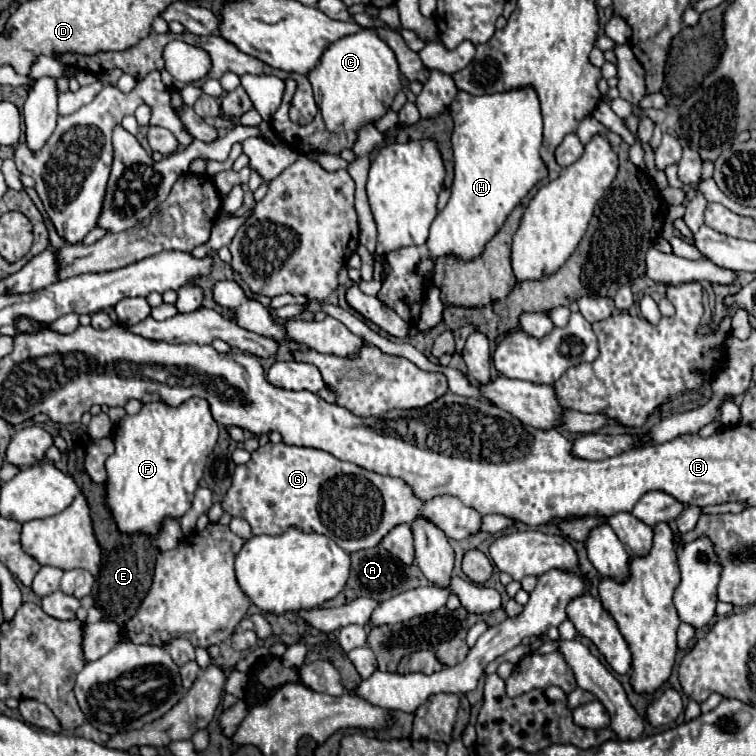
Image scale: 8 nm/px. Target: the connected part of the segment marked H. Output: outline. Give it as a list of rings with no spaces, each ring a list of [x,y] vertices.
[[[531,86],[483,96],[457,92],[449,108],[455,122],[451,136],[455,162],[451,198],[431,224],[431,234],[423,246],[399,248],[385,256],[391,264],[391,274],[383,280],[379,300],[411,326],[419,322],[421,304],[425,300],[423,292],[427,290],[427,272],[433,270],[435,258],[455,254],[463,256],[463,260],[471,260],[479,256],[487,240],[503,226],[509,212],[535,182],[547,176],[547,168],[539,156],[543,120],[537,92]]]

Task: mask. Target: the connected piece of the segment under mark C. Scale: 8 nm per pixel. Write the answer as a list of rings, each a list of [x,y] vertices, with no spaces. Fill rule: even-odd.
[[[375,24],[361,28],[359,32],[343,36],[337,42],[329,44],[319,64],[307,74],[307,78],[311,84],[319,84],[319,90],[321,90],[319,112],[325,122],[323,138],[313,138],[313,134],[311,136],[301,134],[301,126],[295,126],[289,120],[287,100],[283,100],[283,104],[271,118],[271,128],[281,134],[285,144],[289,144],[291,148],[299,148],[303,152],[319,148],[319,150],[337,154],[341,148],[351,146],[355,132],[363,124],[375,122],[377,118],[381,118],[389,110],[393,96],[401,90],[401,72],[399,72],[395,52],[389,48],[385,40],[377,36]],[[339,136],[343,136],[343,142],[339,140]]]

